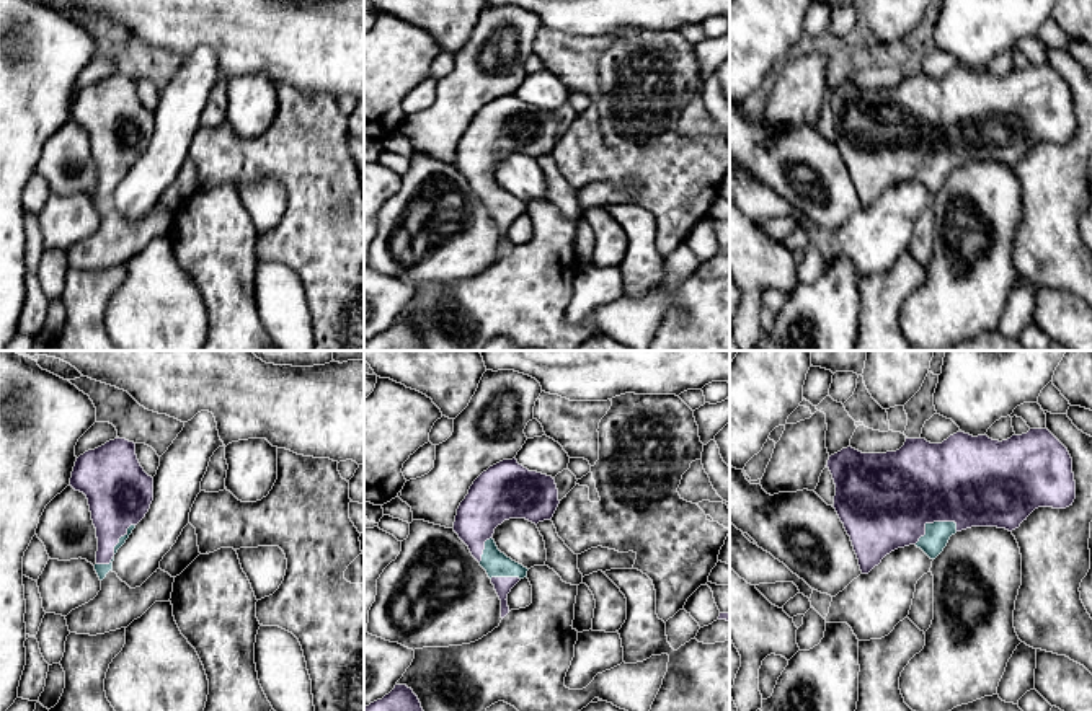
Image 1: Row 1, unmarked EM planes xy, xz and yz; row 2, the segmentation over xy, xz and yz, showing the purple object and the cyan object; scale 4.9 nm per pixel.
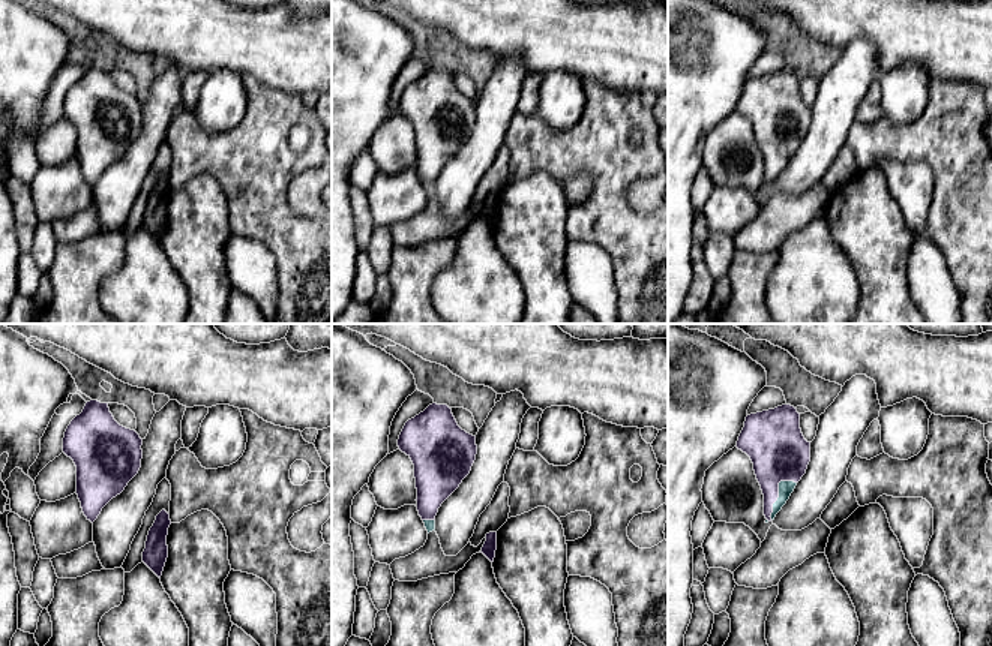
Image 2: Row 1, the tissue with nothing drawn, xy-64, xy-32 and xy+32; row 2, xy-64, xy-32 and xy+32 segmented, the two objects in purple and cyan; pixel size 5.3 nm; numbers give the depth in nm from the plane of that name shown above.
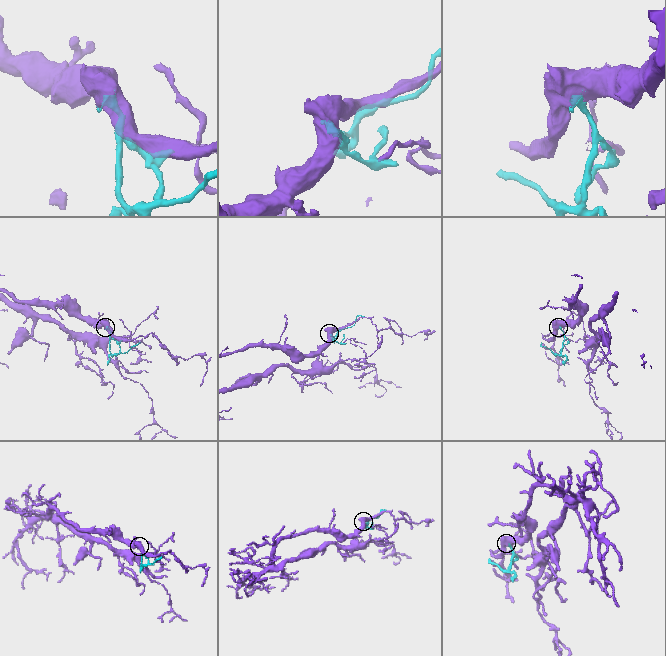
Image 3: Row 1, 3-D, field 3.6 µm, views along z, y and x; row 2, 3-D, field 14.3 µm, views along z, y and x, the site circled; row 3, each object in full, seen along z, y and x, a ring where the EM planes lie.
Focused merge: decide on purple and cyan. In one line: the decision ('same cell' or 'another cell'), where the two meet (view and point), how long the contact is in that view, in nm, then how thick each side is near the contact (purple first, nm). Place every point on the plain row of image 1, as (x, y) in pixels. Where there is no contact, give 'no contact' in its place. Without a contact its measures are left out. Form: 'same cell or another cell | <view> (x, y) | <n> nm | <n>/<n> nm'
same cell | yz (932, 157) | 240 nm | 440/120 nm

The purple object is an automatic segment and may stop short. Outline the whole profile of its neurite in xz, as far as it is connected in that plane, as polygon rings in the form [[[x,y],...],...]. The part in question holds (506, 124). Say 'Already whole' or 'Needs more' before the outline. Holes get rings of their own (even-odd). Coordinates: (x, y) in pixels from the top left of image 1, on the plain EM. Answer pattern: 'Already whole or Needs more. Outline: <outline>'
Needs more. Outline: [[[516,93],[483,106],[460,137],[454,166],[491,214],[501,235],[501,253],[509,248],[508,228],[527,212],[529,204],[498,184],[495,163],[509,153],[526,153],[535,160],[550,155],[558,139],[555,114],[529,106]]]

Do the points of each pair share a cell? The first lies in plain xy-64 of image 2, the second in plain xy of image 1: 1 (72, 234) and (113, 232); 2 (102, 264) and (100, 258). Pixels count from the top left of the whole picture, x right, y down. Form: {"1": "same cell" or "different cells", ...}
{"1": "same cell", "2": "different cells"}

